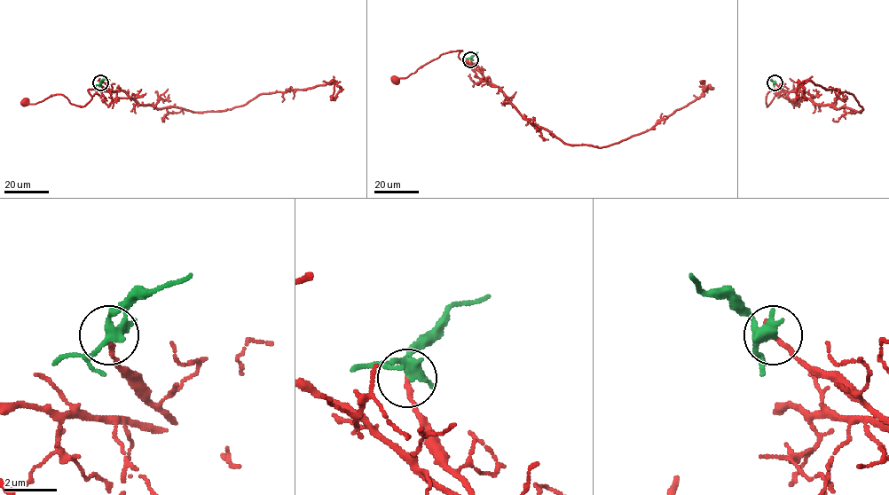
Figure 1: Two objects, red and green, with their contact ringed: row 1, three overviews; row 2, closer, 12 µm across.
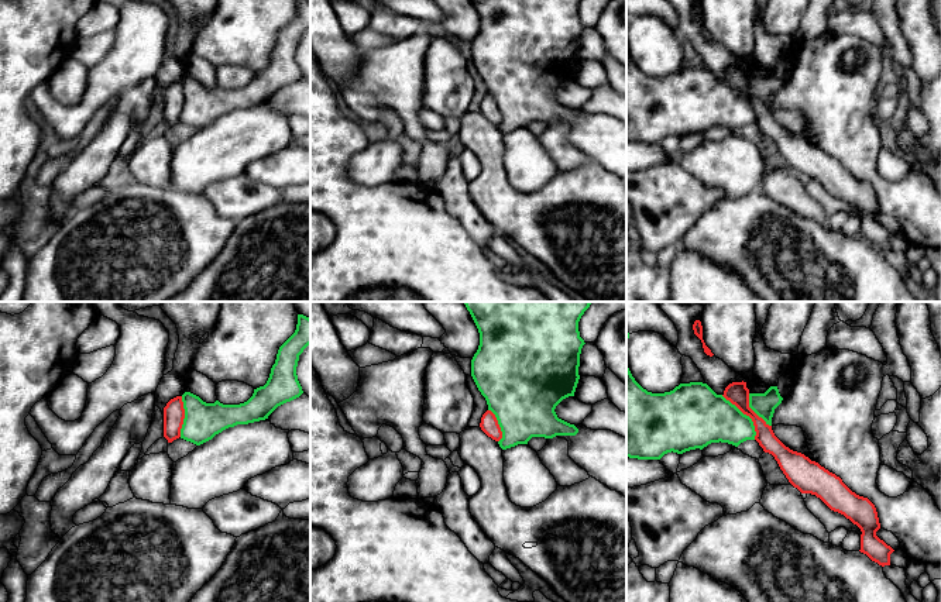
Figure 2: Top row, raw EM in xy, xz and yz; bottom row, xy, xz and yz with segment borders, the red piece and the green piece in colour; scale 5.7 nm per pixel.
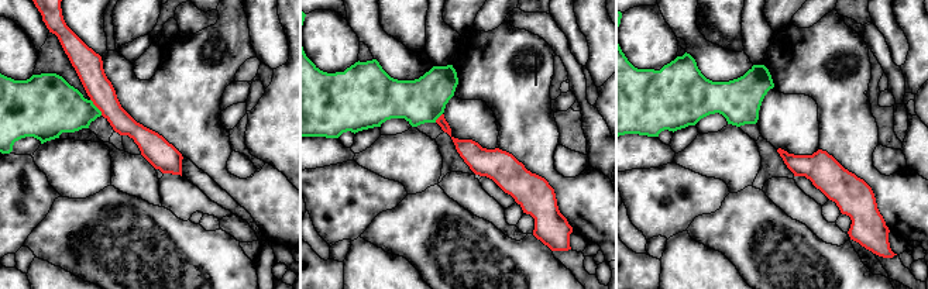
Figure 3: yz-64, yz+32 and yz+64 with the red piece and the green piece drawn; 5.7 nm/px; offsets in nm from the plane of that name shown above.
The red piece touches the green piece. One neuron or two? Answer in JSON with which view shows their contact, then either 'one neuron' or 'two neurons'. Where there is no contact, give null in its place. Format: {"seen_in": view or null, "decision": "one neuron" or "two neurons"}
{"seen_in": "yz", "decision": "two neurons"}

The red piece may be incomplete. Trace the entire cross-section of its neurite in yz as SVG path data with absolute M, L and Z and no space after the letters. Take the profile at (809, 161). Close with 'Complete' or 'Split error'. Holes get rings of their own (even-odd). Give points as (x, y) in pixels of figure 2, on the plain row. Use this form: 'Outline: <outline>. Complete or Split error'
Outline: M746 66L729 68L722 80L752 103L756 116L755 124L765 137L775 141L789 166L801 178L815 179L831 195L856 209L862 216L859 235L882 251L890 250L890 238L894 234L876 220L880 207L875 189L868 182L852 176L839 161L818 147L786 131L775 120L772 110L749 92Z. Complete

